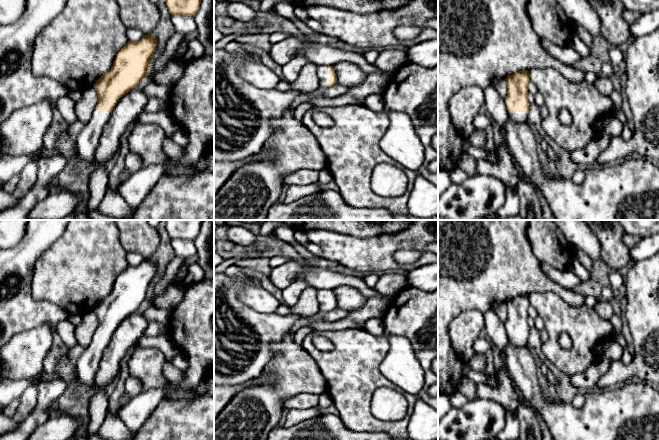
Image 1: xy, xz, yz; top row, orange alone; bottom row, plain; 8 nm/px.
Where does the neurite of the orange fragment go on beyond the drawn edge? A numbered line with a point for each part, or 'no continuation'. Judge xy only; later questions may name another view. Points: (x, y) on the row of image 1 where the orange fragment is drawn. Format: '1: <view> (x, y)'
1: xy (87, 142)

